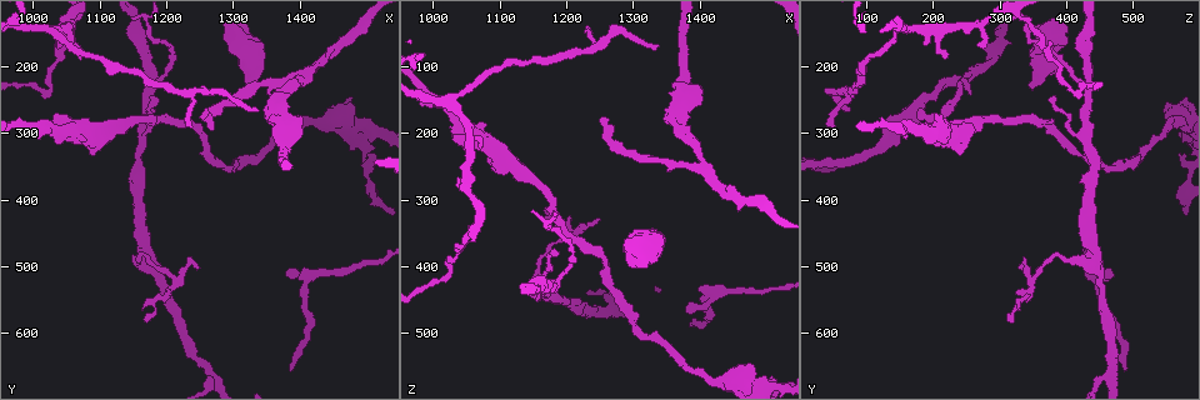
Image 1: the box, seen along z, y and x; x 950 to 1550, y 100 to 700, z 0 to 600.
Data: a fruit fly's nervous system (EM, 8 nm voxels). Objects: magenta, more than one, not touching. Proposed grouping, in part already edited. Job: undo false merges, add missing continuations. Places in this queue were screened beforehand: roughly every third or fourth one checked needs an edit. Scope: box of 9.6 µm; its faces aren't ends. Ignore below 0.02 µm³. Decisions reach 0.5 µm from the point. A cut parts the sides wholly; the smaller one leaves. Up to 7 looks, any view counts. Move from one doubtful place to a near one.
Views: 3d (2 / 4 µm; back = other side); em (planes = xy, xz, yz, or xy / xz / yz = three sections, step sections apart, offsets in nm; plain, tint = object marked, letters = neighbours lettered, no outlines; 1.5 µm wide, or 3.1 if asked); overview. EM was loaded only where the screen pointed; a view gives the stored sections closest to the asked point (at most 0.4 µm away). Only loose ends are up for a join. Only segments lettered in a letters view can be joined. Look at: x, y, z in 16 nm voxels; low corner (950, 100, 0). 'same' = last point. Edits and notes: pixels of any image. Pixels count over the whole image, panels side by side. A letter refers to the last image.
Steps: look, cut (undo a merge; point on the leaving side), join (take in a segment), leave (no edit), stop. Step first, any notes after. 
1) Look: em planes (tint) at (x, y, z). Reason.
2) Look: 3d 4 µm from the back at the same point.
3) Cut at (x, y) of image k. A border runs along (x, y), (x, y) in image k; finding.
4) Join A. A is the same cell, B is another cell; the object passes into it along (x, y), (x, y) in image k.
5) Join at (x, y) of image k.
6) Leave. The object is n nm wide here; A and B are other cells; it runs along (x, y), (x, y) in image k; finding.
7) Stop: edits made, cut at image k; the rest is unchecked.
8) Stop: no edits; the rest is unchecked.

Look: em xz step 4 (letters) at (1045, 300, 190). Calibre changes.

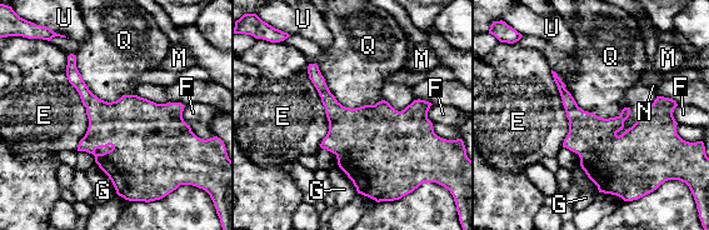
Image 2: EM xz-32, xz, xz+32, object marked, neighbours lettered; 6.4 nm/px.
Leave. E, F, G, M, N, Q and U are other cells; a border runs along (75, 55), (99, 98), (135, 95) in image 2; one neuron here.

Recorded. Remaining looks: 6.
Look: em planes (letters) at (1190, 245, 385). Tapers out.

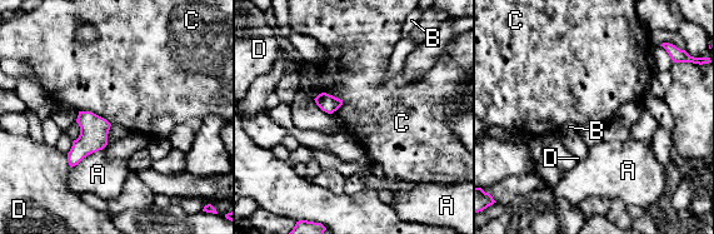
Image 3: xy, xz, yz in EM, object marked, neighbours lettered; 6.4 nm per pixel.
Leave. The object is 90 nm wide here; A, B, C and D are other cells; a border runs along (320, 93), (334, 95), (343, 104) in image 3; none of them fits.

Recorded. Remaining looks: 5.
Look: 3d 2 µm at (1215, 520, 350). Sharp bend.

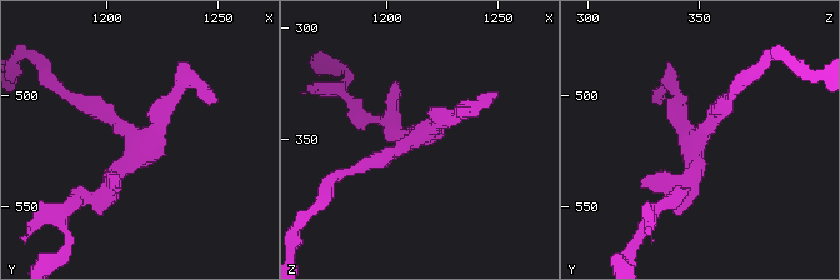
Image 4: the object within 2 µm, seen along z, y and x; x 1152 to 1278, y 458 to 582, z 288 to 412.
Look: em xy step 8 (letters) at (1216, 521, 347). Need the tissue.

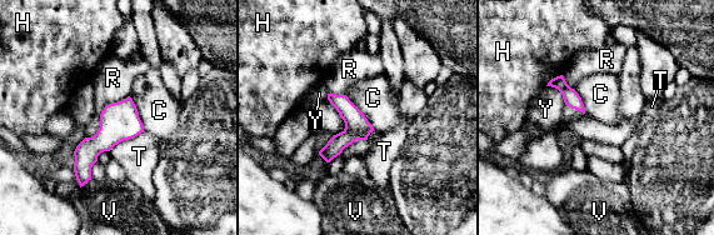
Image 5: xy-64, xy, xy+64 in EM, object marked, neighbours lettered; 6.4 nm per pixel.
Leave. The object is 20 nm wide here; C, H, R, T, V and Y are other cells; all the same neuron.

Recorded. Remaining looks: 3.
Stop: no edits; the rest is unchecked.

